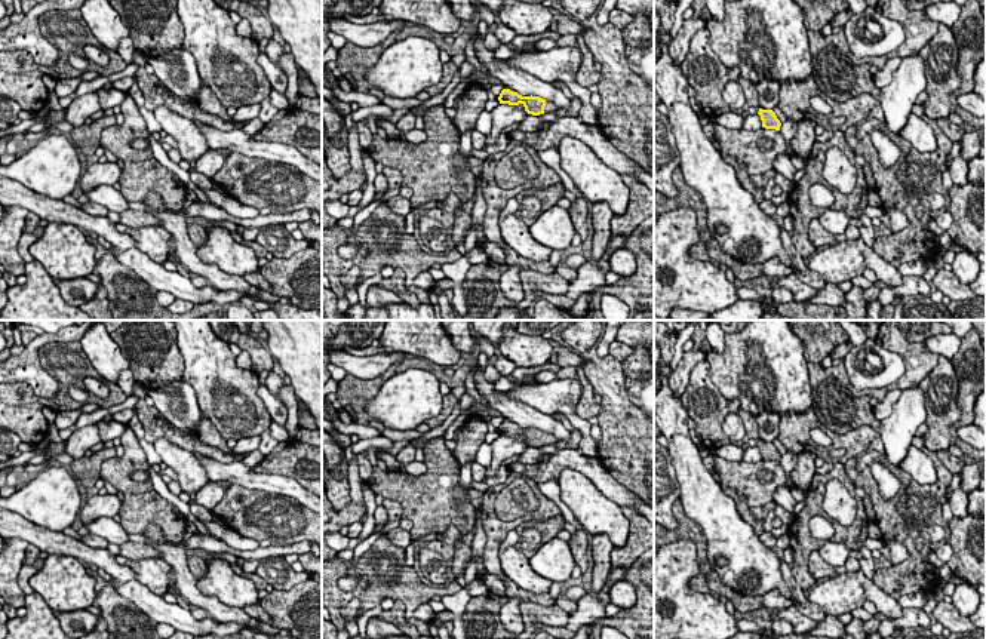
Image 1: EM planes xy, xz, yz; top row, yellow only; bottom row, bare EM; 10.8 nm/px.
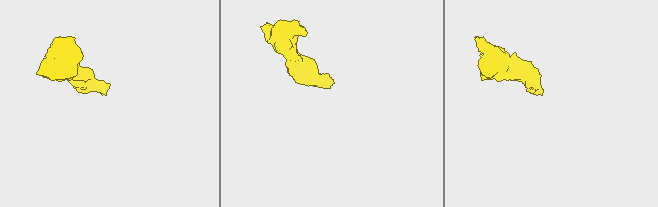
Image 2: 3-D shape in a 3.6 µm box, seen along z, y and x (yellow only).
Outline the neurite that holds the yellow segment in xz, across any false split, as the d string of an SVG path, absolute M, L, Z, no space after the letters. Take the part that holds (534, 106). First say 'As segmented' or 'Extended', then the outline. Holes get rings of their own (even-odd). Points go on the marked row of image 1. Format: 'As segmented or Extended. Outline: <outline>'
Extended. Outline: M503 89L498 96L500 104L509 104L509 105L519 105L522 104L525 107L525 111L532 116L540 116L544 113L556 111L559 107L552 102L546 101L540 96L522 96L517 92L513 92L510 89Z

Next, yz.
As segmented. Outline: M759 108L758 114L761 116L762 128L780 130L781 123L772 110Z

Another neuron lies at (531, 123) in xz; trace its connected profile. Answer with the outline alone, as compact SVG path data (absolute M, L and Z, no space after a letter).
M528 114L514 130L519 132L537 132L541 130L543 119L538 116Z

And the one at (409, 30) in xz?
M408 24L403 30L399 31L399 34L396 36L396 42L400 42L409 36L418 36L436 42L436 37L433 37L431 33L433 31L430 28Z

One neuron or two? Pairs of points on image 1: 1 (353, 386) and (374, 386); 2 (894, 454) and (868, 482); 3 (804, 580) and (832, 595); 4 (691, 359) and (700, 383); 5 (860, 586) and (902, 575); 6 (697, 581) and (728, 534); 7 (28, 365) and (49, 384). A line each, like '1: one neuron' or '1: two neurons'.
1: one neuron
2: two neurons
3: two neurons
4: two neurons
5: two neurons
6: two neurons
7: one neuron

